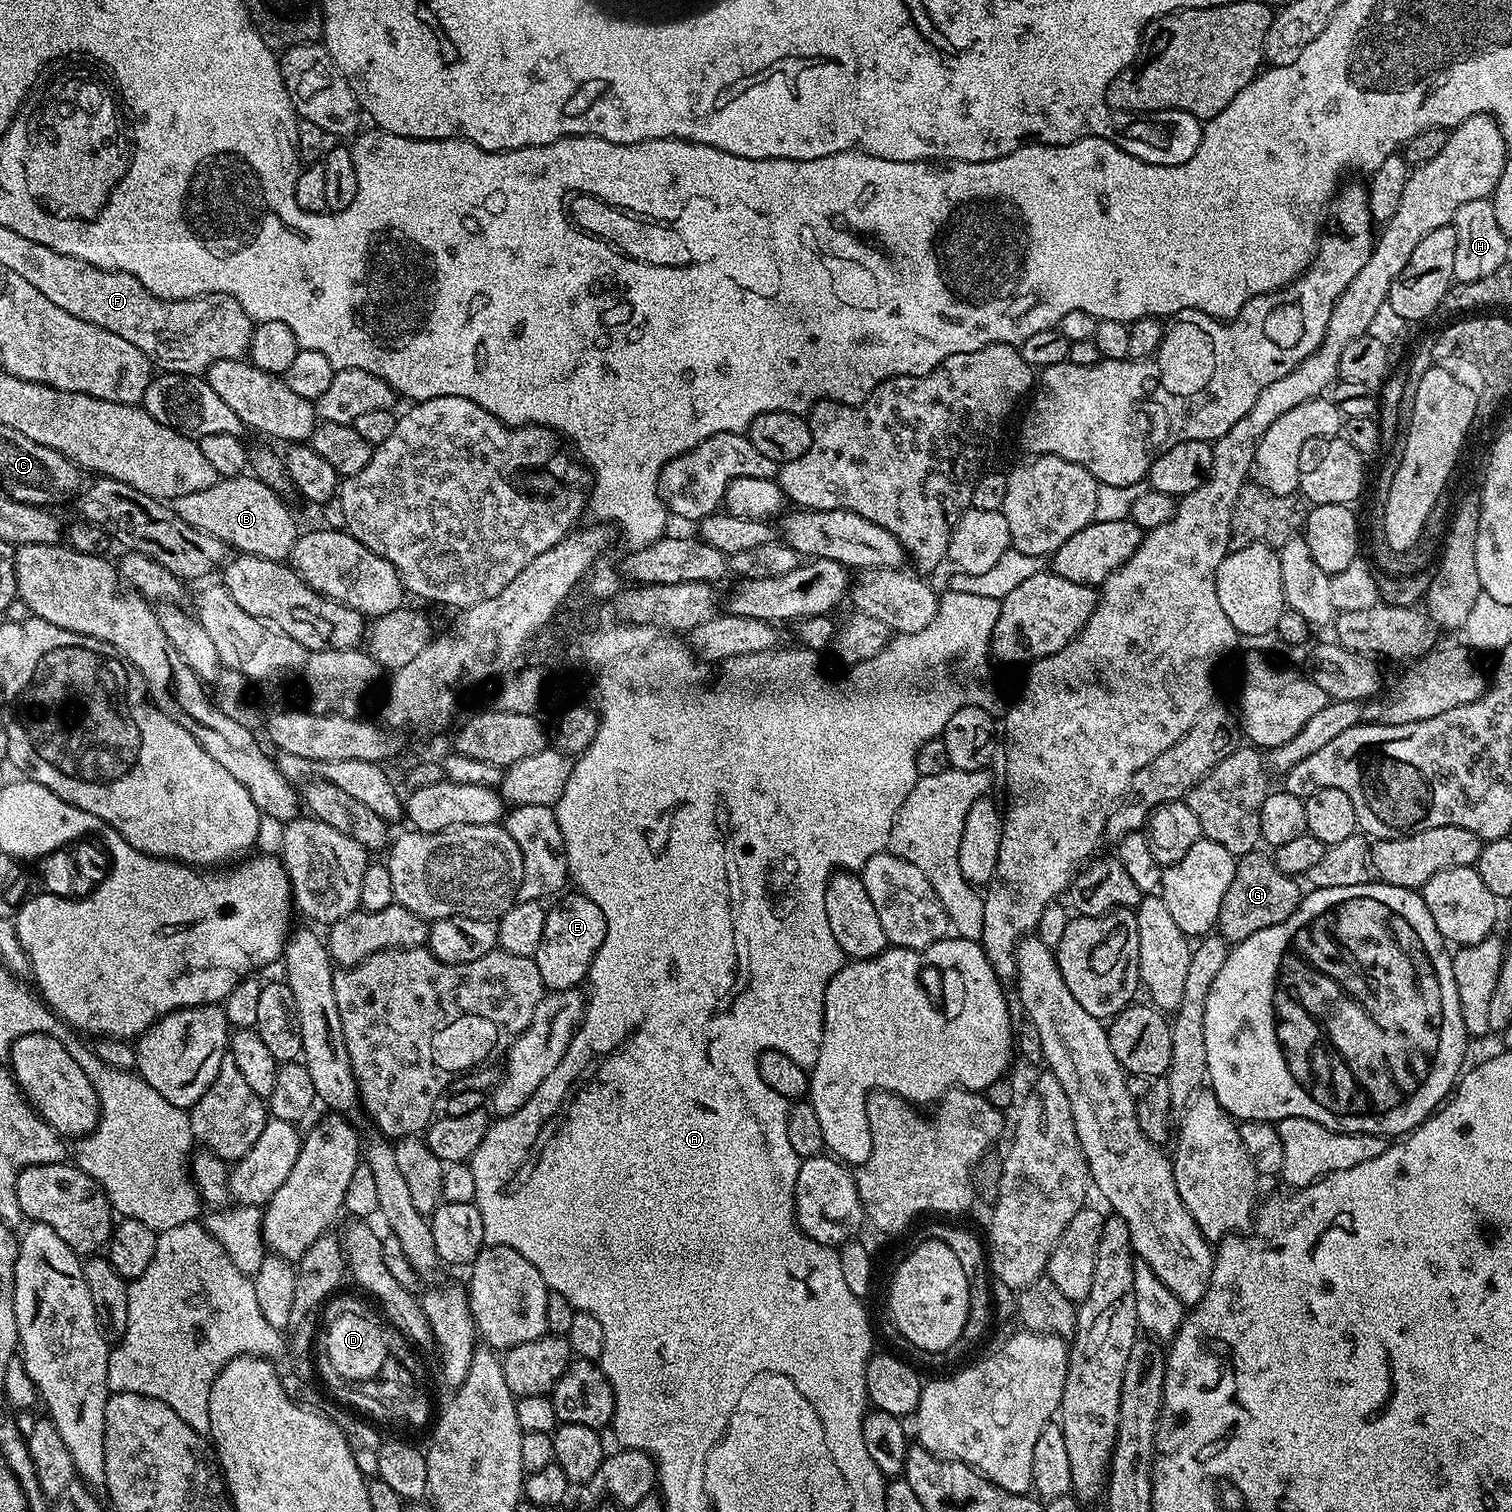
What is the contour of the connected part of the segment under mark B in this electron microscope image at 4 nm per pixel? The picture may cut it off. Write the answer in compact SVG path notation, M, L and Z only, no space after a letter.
M245 474L220 478L206 490L182 494L182 498L171 501L170 507L182 522L218 538L237 553L284 562L291 557L298 527L291 510L280 500L261 480Z

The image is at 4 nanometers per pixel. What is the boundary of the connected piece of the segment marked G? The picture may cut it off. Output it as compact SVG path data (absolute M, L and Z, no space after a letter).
M1263 851L1247 852L1236 861L1234 882L1230 882L1230 890L1226 890L1226 898L1222 900L1222 910L1216 923L1219 935L1235 946L1242 943L1250 934L1258 934L1258 930L1266 930L1270 926L1278 926L1294 914L1300 905L1302 891L1293 877L1282 874L1271 859L1262 854Z

